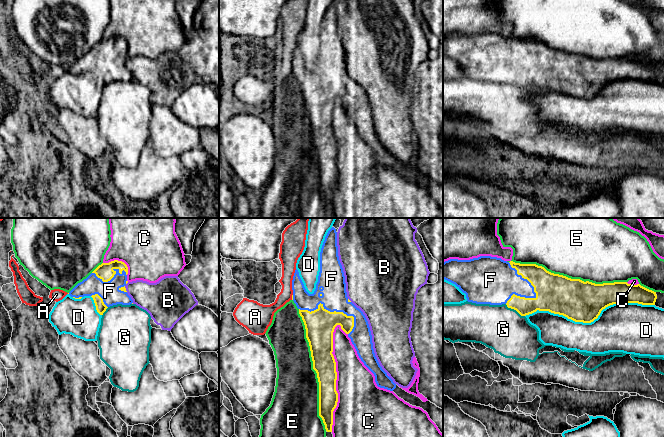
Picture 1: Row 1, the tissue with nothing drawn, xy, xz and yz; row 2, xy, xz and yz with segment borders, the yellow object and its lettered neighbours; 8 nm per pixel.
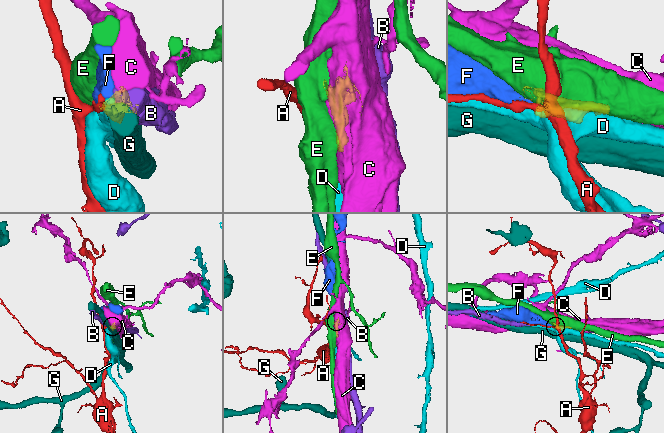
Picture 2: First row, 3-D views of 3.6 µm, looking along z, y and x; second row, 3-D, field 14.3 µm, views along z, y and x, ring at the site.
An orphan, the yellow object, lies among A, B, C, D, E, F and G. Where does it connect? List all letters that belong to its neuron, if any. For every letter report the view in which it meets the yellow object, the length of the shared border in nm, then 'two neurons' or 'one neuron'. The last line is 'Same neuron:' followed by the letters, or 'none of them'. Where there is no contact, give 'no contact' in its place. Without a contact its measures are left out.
A: xz | 50 nm | two neurons
B: xy | 50 nm | two neurons
C: xz | 850 nm | two neurons
D: yz | 750 nm | two neurons
E: xz | 1000 nm | two neurons
F: xz | 480 nm | one neuron
G: yz | 190 nm | two neurons
Same neuron: F

